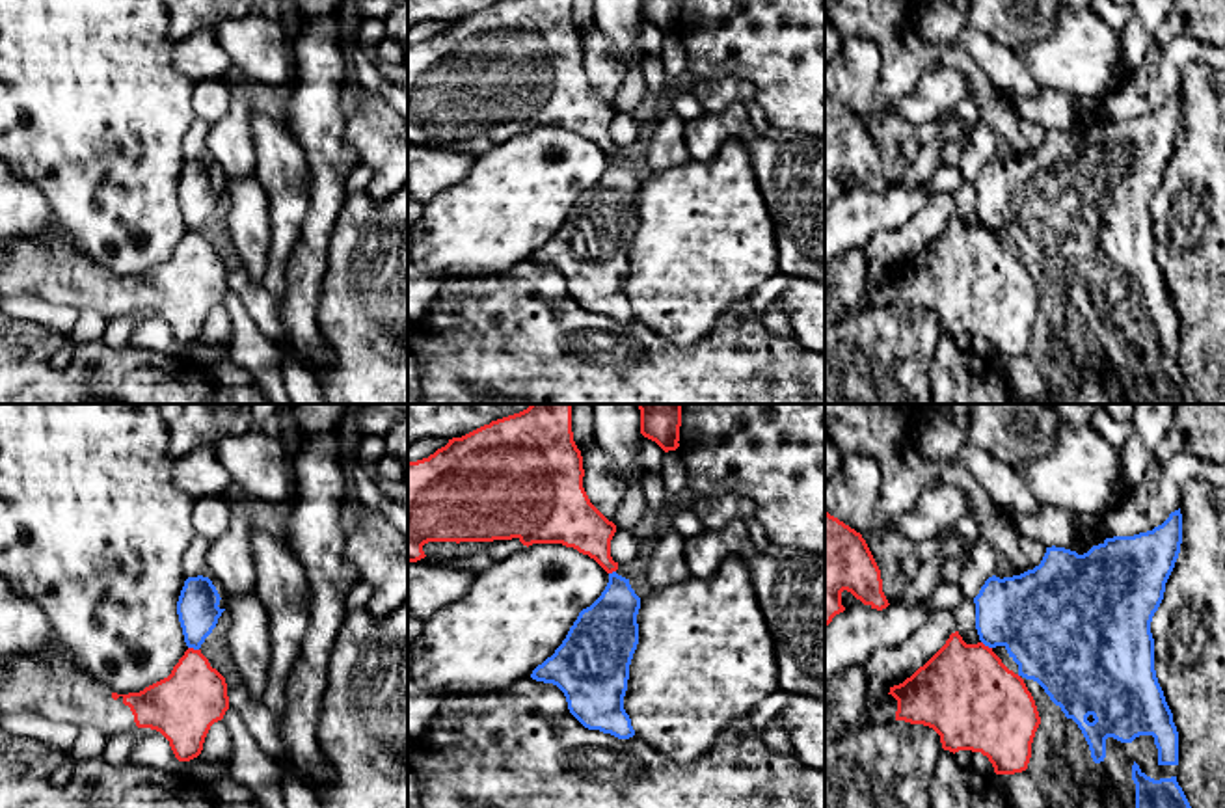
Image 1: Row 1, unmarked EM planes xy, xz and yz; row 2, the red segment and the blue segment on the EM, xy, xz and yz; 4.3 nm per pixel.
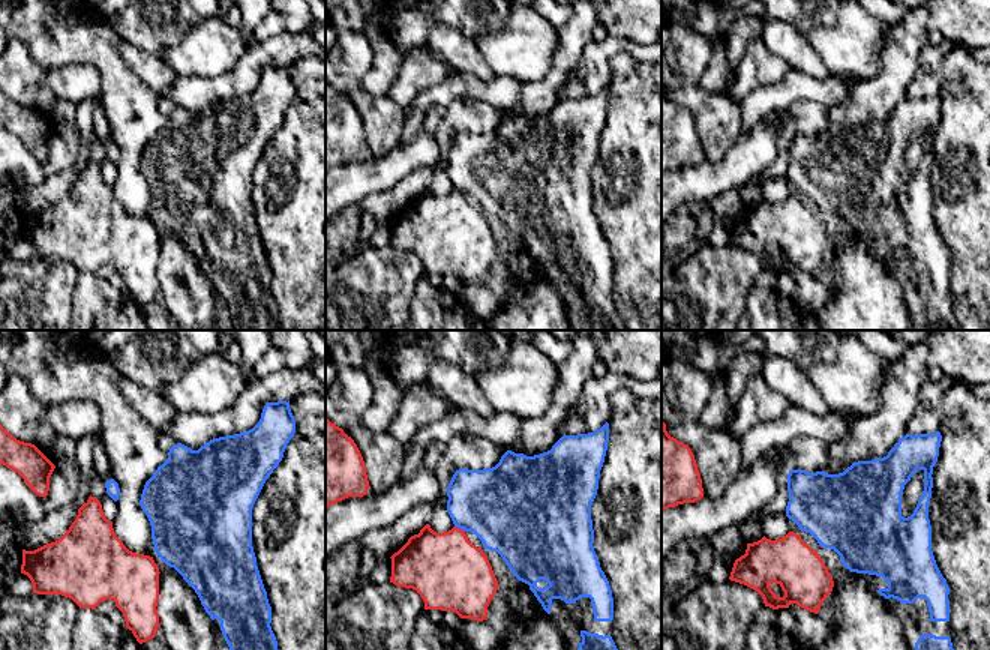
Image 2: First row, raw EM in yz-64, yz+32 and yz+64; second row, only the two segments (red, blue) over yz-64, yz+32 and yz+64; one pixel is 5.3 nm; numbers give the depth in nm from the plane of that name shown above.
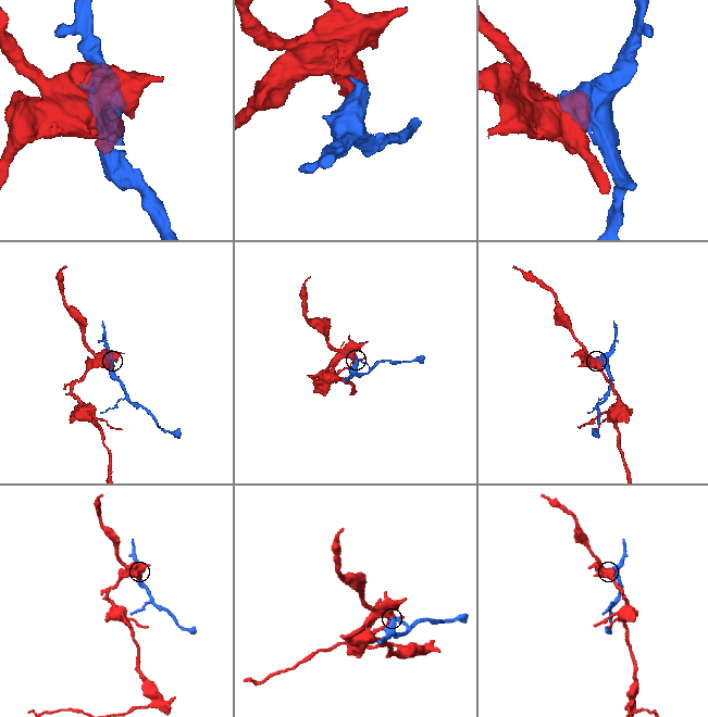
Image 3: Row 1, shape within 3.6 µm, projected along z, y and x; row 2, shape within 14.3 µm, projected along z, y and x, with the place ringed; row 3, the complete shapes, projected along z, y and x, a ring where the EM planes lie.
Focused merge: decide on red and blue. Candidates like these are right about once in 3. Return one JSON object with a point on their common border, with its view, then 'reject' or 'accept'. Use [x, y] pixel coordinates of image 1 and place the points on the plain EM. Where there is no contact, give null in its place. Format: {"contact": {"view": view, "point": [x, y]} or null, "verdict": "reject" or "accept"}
{"contact": {"view": "xy", "point": [192, 231]}, "verdict": "reject"}

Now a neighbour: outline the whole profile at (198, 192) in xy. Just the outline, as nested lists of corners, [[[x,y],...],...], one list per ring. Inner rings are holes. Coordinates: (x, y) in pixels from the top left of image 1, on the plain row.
[[[188,160],[177,184],[177,197],[188,231],[199,233],[205,222],[212,216],[218,201],[225,192],[220,192],[220,177],[209,160]]]

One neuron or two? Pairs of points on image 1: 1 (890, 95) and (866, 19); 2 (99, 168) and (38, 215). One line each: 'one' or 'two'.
1: one
2: two

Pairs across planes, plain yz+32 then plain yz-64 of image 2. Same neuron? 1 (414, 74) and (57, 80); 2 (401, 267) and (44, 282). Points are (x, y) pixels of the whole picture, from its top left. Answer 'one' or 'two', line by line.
1: one
2: one

